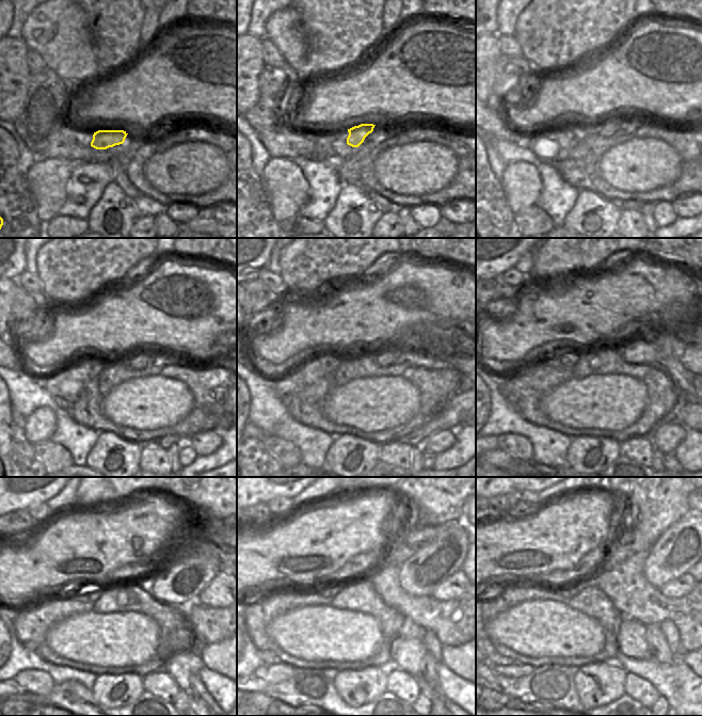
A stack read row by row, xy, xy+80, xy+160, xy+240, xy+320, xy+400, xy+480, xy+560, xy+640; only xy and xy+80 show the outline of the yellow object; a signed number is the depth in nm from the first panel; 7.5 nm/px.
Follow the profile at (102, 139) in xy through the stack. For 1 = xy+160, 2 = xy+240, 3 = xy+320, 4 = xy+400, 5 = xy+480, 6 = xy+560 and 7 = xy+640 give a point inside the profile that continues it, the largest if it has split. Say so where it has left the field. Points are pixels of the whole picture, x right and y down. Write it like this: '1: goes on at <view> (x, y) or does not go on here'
1: goes on at xy+160 (606, 127)
2: goes on at xy+240 (138, 360)
3: goes on at xy+320 (387, 355)
4: goes on at xy+400 (666, 339)
5: goes on at xy+480 (193, 566)
6: goes on at xy+560 (435, 560)
7: goes on at xy+640 (680, 547)

